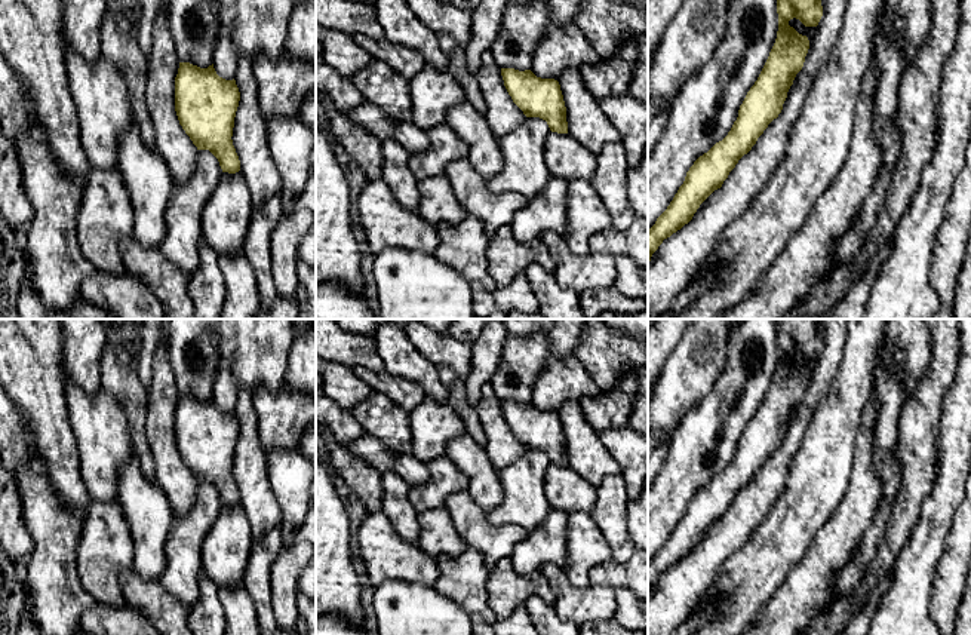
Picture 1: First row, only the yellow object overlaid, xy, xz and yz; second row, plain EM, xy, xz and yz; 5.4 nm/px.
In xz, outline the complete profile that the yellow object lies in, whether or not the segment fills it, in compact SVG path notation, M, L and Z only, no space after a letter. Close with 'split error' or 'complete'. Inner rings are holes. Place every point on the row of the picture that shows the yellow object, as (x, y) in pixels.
M501 68L501 76L513 102L526 117L540 117L551 132L568 134L566 107L557 80L514 68Z | complete

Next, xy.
M179 62L175 77L175 111L179 125L197 150L209 150L222 172L228 174L240 171L231 139L239 101L236 80L219 77L213 64L200 68Z | complete

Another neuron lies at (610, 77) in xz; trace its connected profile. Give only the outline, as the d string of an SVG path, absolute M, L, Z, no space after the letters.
M627 37L612 56L602 58L597 64L586 64L578 70L586 88L600 101L629 92L636 61L636 42Z

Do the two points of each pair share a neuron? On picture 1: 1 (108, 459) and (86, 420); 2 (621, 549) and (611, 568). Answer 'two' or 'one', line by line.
1: one
2: two

